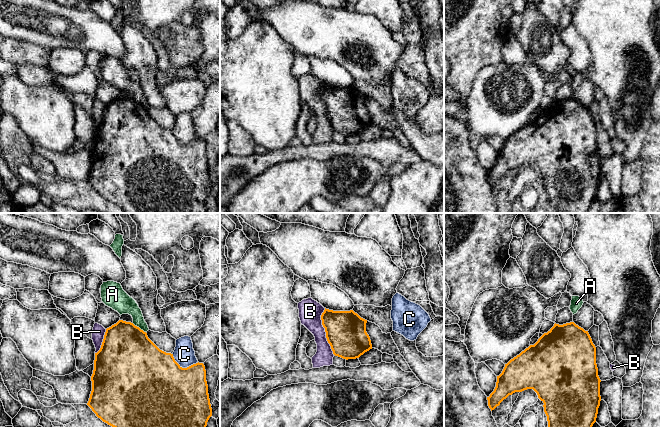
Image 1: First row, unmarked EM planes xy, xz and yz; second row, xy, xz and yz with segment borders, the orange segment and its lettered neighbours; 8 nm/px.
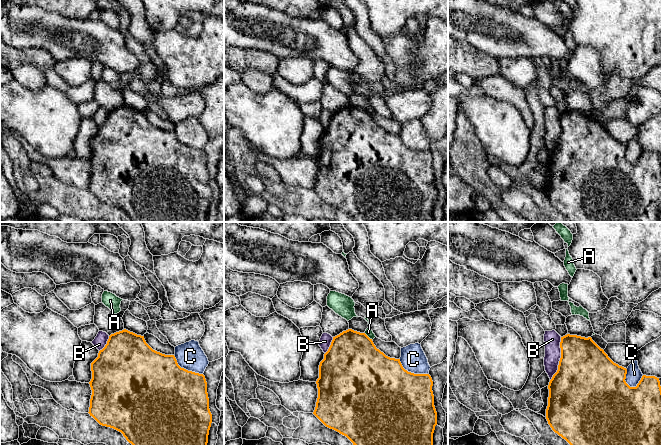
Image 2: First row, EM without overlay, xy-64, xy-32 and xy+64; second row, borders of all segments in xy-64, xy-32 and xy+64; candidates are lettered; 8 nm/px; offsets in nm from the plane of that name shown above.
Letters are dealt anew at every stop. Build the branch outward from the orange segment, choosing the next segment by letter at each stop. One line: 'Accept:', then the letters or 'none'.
Accept: none

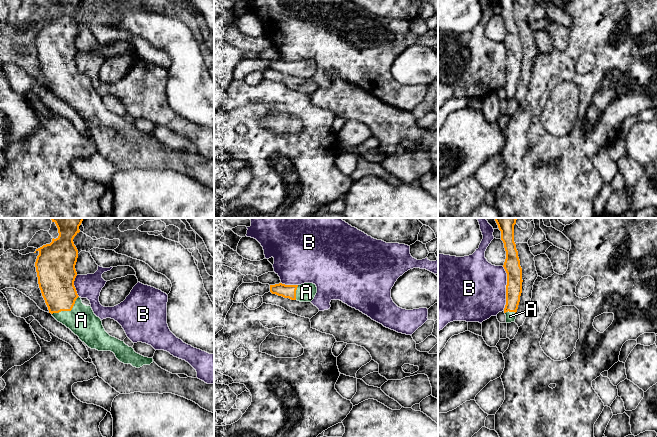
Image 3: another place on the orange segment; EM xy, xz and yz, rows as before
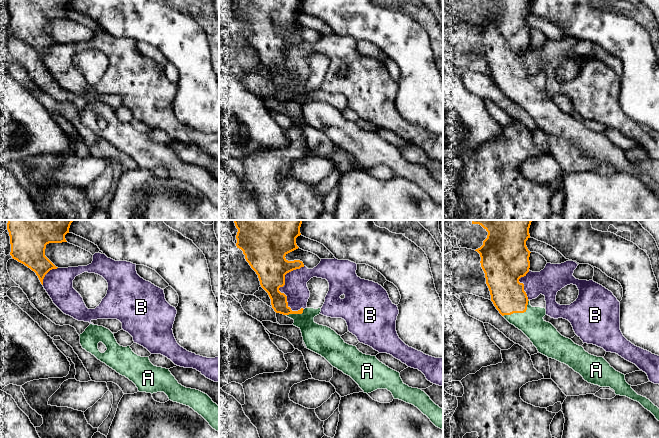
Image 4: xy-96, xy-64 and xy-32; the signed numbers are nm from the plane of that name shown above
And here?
Accept: A

